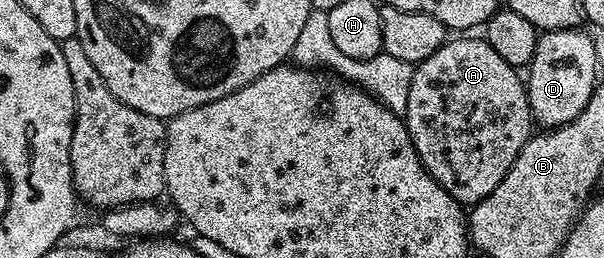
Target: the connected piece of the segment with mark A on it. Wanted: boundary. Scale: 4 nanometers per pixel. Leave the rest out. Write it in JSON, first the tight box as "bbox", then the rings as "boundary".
{"bbox":[403,35,535,207],"boundary":[[[457,35],[454,41],[446,40],[435,55],[427,55],[427,59],[416,65],[403,114],[423,167],[465,207],[476,205],[503,183],[503,175],[511,171],[511,163],[515,163],[535,129],[529,90],[522,74],[520,77],[517,74],[520,72],[508,65],[488,41],[473,36],[477,35]]]}

